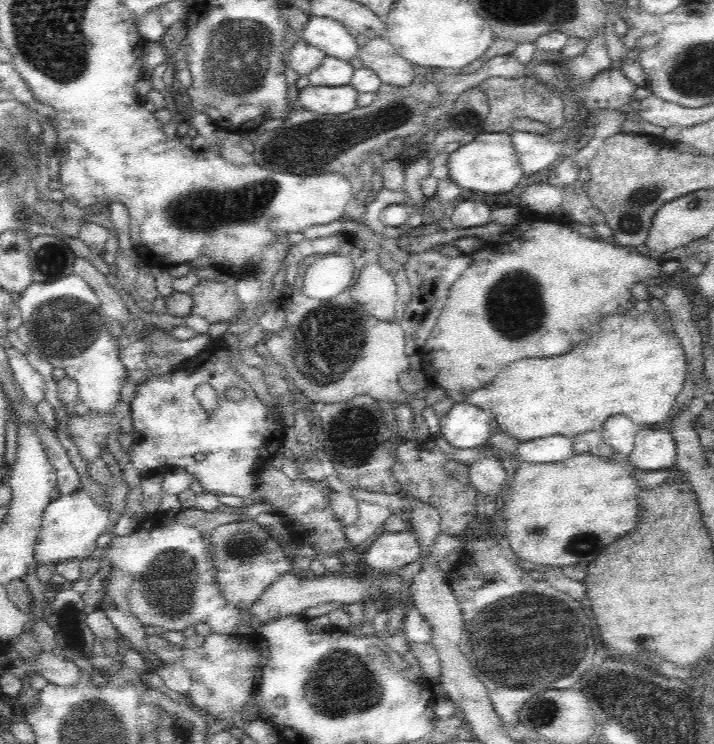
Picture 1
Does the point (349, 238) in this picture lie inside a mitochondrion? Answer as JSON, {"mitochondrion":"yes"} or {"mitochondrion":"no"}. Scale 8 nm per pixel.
{"mitochondrion":"no"}

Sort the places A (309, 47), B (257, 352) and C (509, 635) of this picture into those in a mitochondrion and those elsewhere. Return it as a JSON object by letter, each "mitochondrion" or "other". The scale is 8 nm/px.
{"A":"other","B":"other","C":"mitochondrion"}

